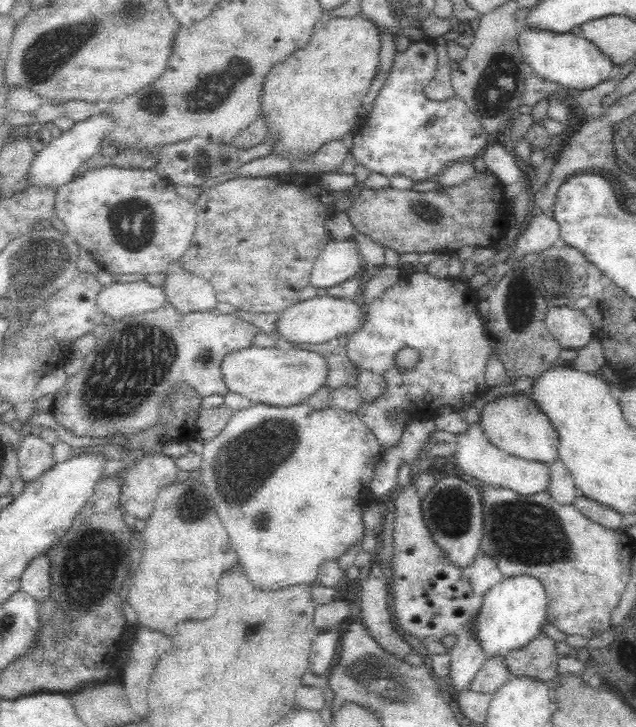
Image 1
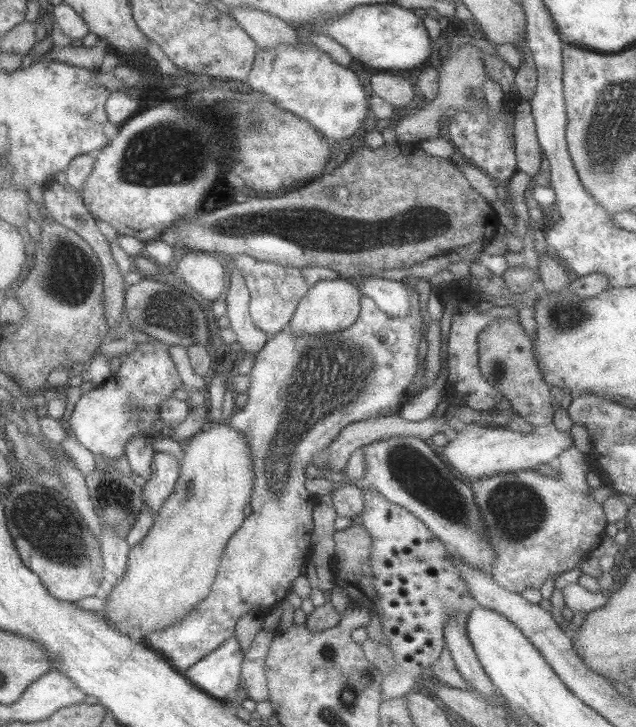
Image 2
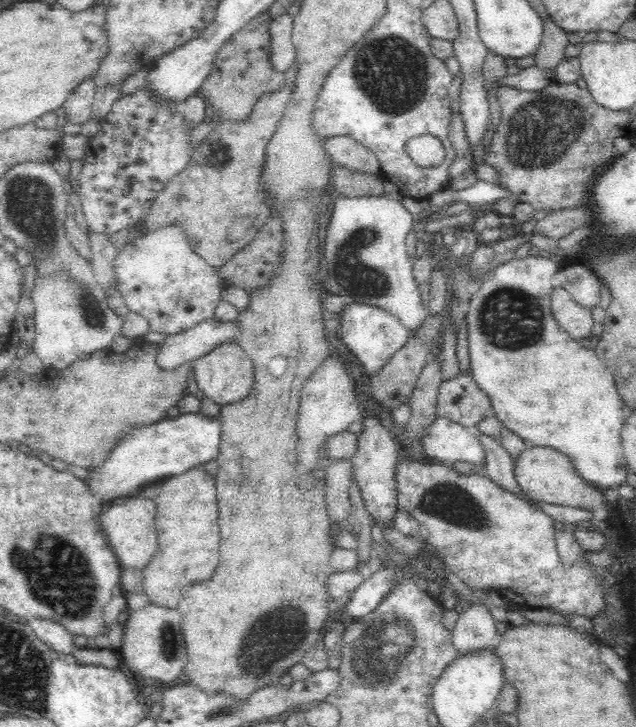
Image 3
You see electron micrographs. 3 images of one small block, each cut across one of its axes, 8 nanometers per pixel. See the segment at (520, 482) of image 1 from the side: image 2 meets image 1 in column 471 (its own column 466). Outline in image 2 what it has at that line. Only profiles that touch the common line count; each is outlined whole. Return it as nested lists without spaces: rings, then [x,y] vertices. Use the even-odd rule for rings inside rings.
[[[473,422],[450,435],[450,442],[444,448],[444,458],[464,477],[476,481],[528,468],[537,469],[542,463],[554,464],[558,456],[573,445],[575,441],[571,432],[560,431],[553,423],[529,434],[520,434],[506,427],[484,427]]]

